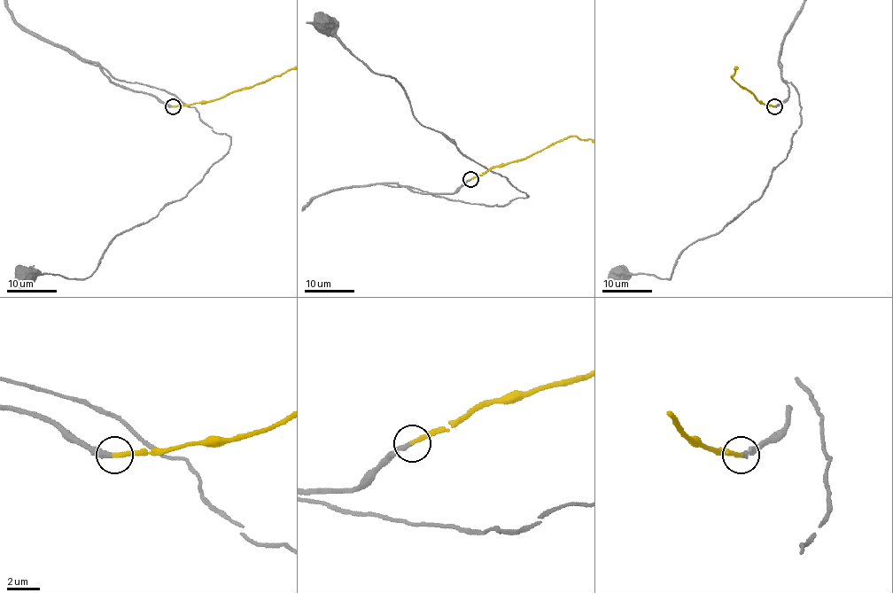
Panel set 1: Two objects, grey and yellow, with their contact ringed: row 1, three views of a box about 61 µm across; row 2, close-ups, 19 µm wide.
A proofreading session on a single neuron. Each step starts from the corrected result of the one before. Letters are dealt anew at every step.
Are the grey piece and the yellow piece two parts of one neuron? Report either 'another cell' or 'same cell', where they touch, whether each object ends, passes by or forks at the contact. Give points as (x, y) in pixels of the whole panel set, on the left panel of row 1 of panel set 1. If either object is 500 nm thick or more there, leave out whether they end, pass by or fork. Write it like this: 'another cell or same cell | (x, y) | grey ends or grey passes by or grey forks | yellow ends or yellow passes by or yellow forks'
same cell | (173, 106) | grey ends | yellow ends

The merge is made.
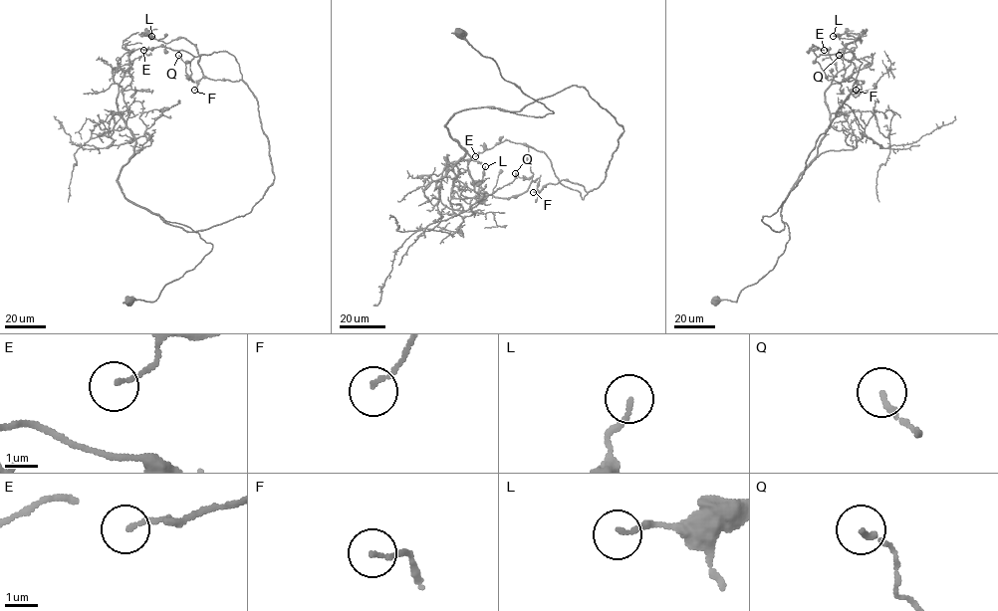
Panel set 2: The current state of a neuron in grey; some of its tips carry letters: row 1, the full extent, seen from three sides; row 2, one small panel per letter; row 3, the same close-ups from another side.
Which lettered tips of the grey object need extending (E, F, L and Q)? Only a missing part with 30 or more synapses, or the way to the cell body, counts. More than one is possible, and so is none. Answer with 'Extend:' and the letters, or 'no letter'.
Extend: no letter

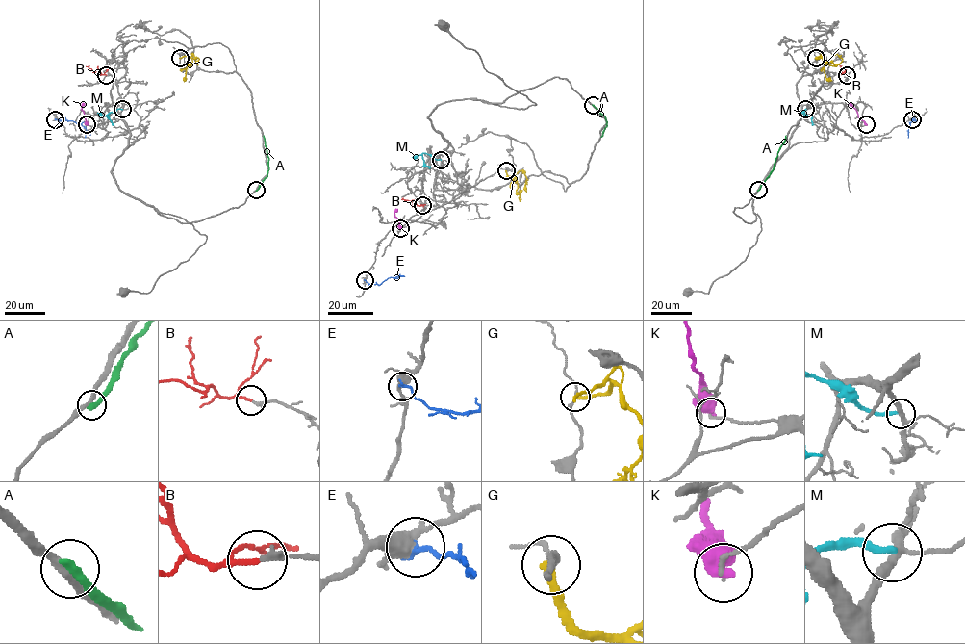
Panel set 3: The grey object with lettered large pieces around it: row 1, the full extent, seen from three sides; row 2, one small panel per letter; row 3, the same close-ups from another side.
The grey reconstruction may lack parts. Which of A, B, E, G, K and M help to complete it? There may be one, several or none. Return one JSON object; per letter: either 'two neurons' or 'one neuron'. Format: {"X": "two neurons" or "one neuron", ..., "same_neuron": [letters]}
{"A": "two neurons", "B": "one neuron", "E": "two neurons", "G": "two neurons", "K": "two neurons", "M": "two neurons", "same_neuron": ["B"]}

